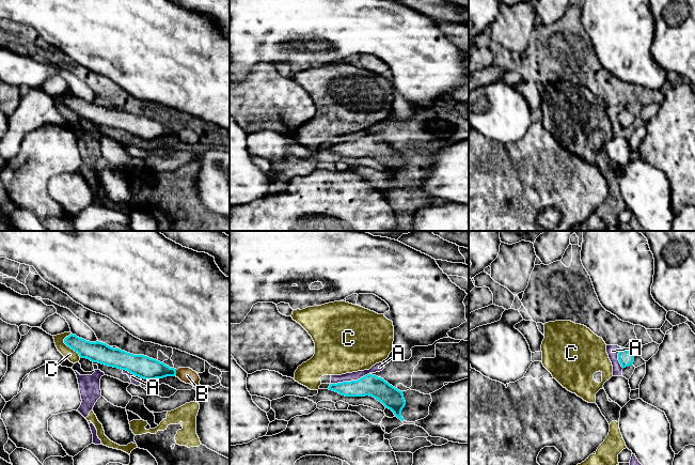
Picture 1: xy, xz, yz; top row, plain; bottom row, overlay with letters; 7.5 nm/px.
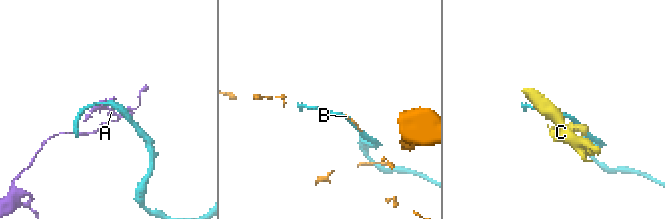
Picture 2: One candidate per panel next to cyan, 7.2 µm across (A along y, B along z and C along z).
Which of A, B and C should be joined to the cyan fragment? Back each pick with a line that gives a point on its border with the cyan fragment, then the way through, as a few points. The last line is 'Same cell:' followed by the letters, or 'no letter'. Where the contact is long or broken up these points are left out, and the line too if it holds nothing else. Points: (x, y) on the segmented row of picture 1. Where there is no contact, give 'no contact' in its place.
Same cell: no letter

